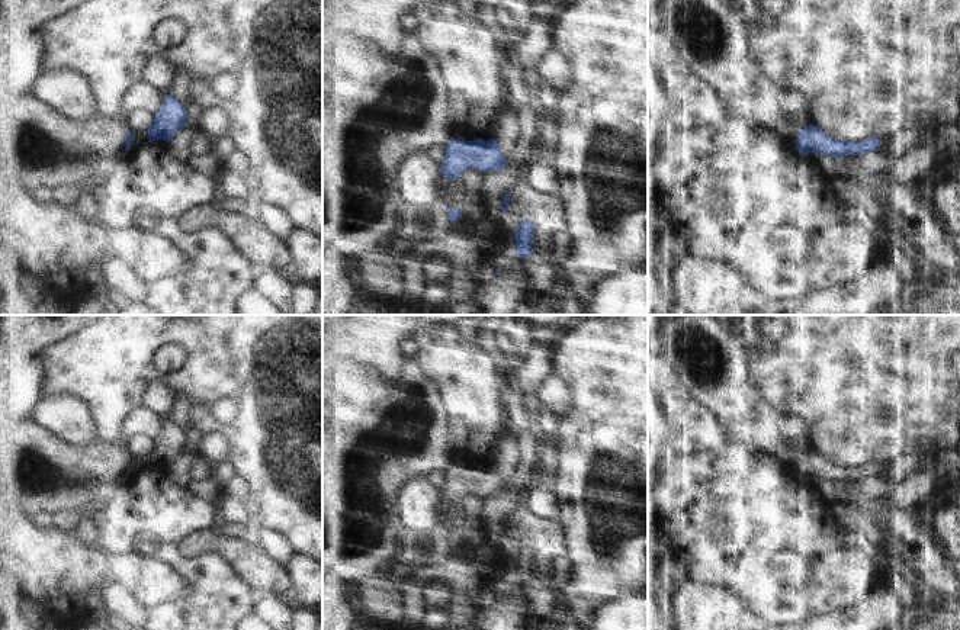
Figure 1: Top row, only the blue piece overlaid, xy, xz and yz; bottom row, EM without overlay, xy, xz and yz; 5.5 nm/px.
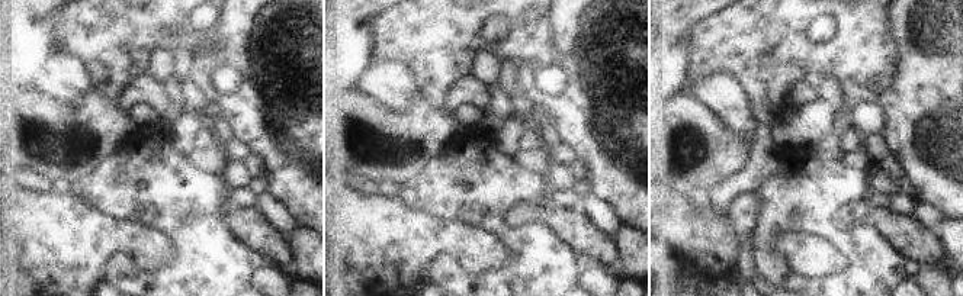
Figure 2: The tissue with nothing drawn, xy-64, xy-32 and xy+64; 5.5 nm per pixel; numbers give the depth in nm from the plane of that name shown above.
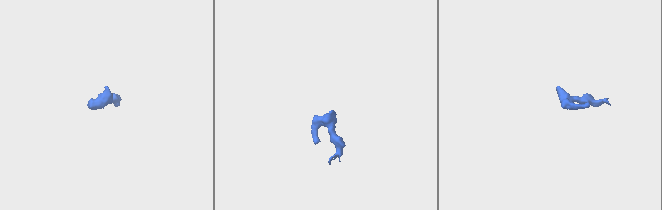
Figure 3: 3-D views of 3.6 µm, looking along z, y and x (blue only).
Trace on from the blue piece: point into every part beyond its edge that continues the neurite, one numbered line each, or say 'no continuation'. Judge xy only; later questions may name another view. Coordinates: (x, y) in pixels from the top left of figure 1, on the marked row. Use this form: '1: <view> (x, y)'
no continuation

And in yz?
no continuation

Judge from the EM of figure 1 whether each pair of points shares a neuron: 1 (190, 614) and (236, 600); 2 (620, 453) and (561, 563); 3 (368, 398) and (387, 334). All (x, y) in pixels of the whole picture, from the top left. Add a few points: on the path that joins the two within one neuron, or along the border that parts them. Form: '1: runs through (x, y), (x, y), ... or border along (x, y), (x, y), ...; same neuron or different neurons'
1: runs through (202, 614), (218, 600), (224, 600); same neuron
2: border along (568, 556), (571, 574), (568, 582), (559, 590); different neurons
3: border along (389, 379), (378, 369), (369, 367), (350, 391); different neurons

